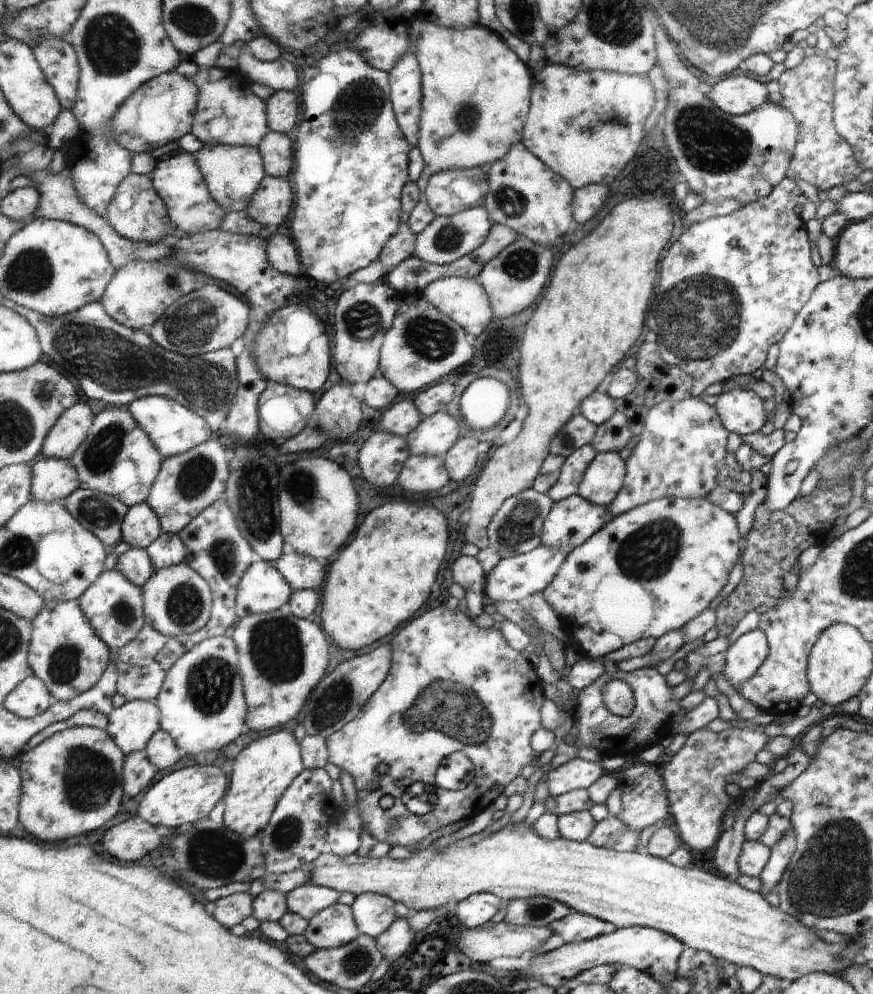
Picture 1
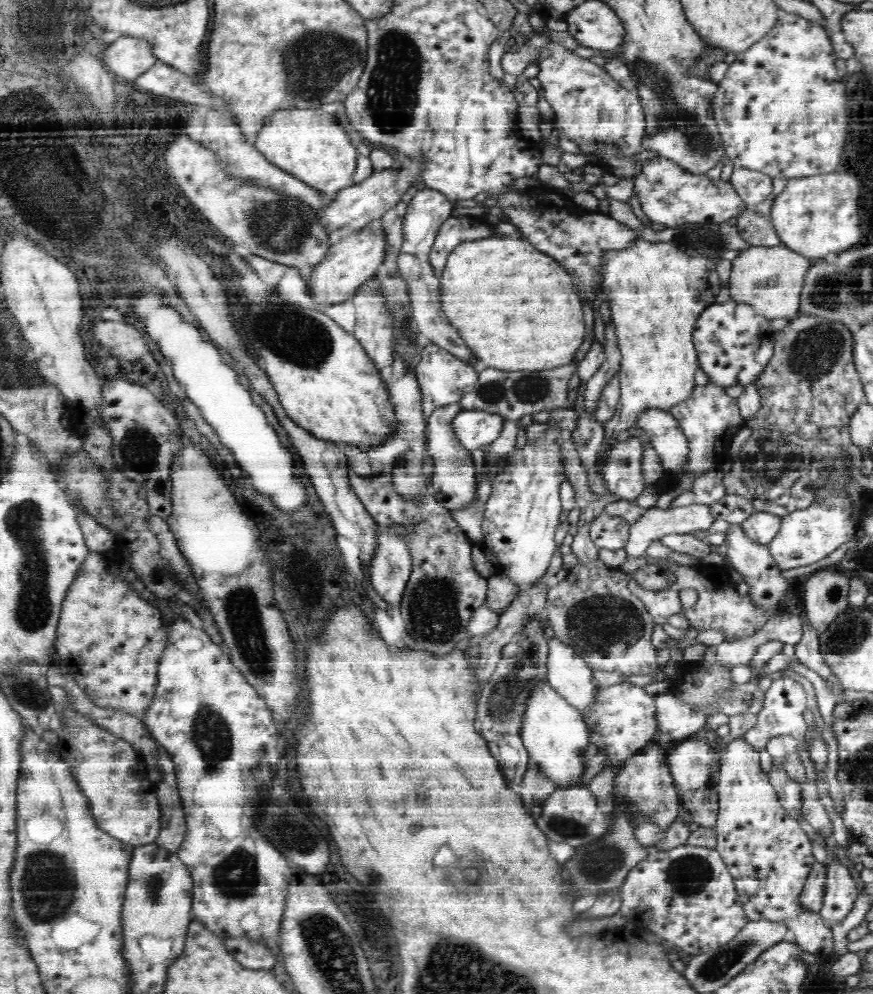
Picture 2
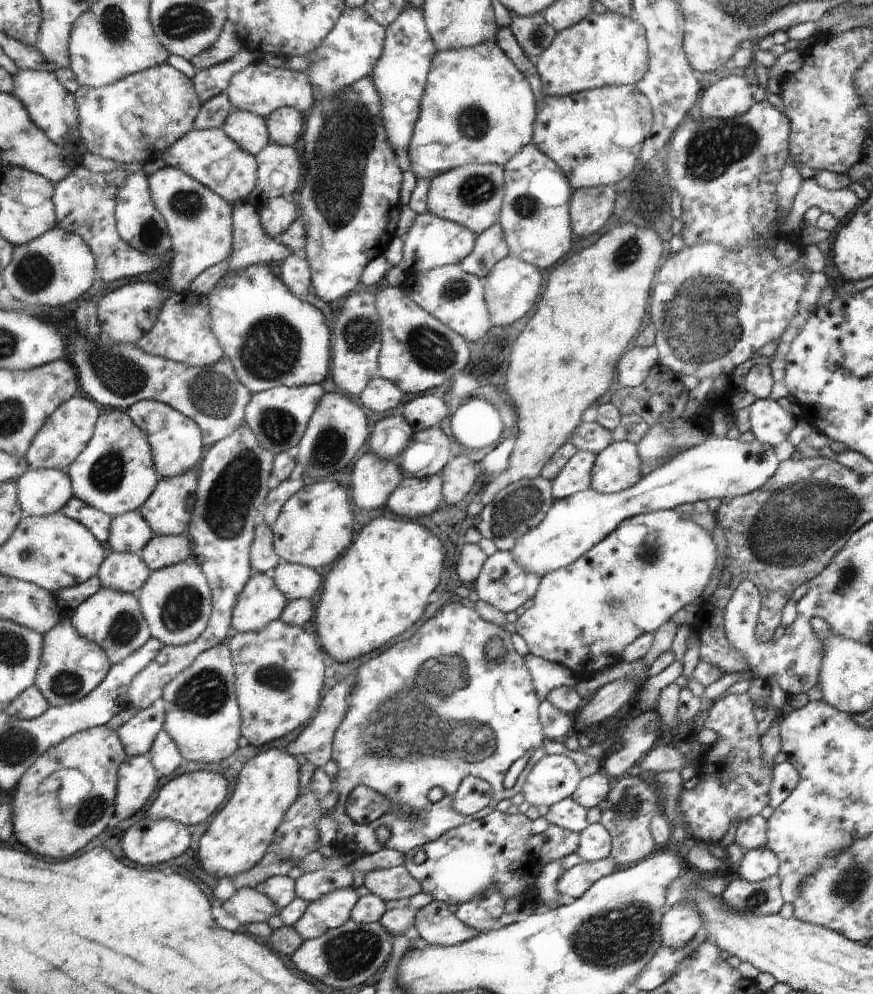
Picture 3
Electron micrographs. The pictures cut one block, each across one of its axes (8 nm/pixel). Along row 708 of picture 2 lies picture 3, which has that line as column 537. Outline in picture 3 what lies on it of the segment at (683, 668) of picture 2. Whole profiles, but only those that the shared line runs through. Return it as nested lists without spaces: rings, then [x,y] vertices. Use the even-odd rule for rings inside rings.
[[[451,600],[451,604],[447,604],[439,614],[427,620],[409,640],[391,646],[357,670],[359,676],[351,694],[351,708],[345,722],[337,730],[337,738],[333,744],[333,762],[339,766],[339,772],[333,782],[333,798],[337,798],[337,806],[329,812],[329,816],[339,822],[339,836],[335,840],[339,854],[363,856],[375,854],[381,848],[393,848],[409,854],[411,850],[417,850],[429,842],[437,842],[441,840],[441,836],[459,826],[467,826],[479,818],[487,818],[491,812],[495,812],[495,806],[503,798],[513,798],[517,792],[523,792],[531,768],[541,758],[545,758],[543,740],[547,736],[545,726],[539,722],[541,700],[533,676],[525,664],[525,656],[521,656],[513,648],[511,634],[503,630],[503,626],[483,620],[475,612],[475,608]],[[495,638],[503,638],[507,646],[507,662],[501,666],[491,666],[487,658],[487,644]],[[523,756],[531,756],[529,766],[525,766],[525,770],[519,774],[515,786],[507,788],[503,780],[511,766]],[[465,776],[475,776],[489,782],[495,792],[491,804],[477,816],[461,816],[451,808],[453,794],[457,792]],[[361,784],[383,794],[393,804],[391,814],[385,814],[369,824],[357,824],[349,814],[345,814],[349,800],[347,796]],[[433,788],[441,788],[445,792],[445,798],[439,802],[431,802],[429,792]],[[379,828],[391,830],[391,836],[385,840],[385,844],[375,838],[379,836]]]

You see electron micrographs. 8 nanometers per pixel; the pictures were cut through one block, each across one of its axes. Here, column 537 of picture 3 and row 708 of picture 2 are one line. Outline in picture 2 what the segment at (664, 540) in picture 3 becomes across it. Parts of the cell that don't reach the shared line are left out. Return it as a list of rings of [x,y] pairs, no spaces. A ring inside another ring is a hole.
[[[630,682],[598,688],[596,704],[590,714],[584,716],[584,722],[590,728],[590,744],[606,752],[610,764],[616,760],[628,762],[632,756],[642,754],[656,736],[656,698],[646,694],[642,686],[634,686]]]

